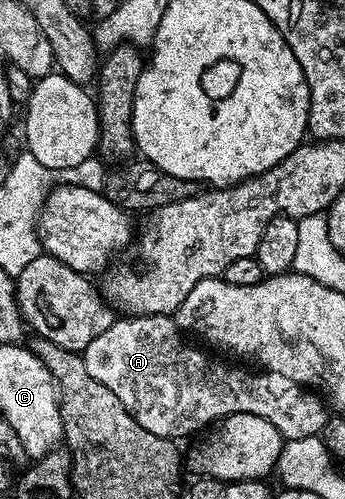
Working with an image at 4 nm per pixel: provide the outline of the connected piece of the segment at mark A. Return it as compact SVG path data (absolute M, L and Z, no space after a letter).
M168 315L118 317L111 327L100 333L100 337L89 343L81 357L84 365L88 365L88 373L92 373L96 381L108 385L108 389L120 397L120 405L124 405L124 409L128 409L128 413L148 429L148 433L156 433L156 437L182 441L185 435L201 427L209 428L230 414L240 413L267 418L285 440L321 436L328 422L328 407L321 394L301 387L296 381L288 381L288 377L280 377L280 373L225 367L220 360L209 359L200 348L189 347L182 338L184 335L177 322Z

